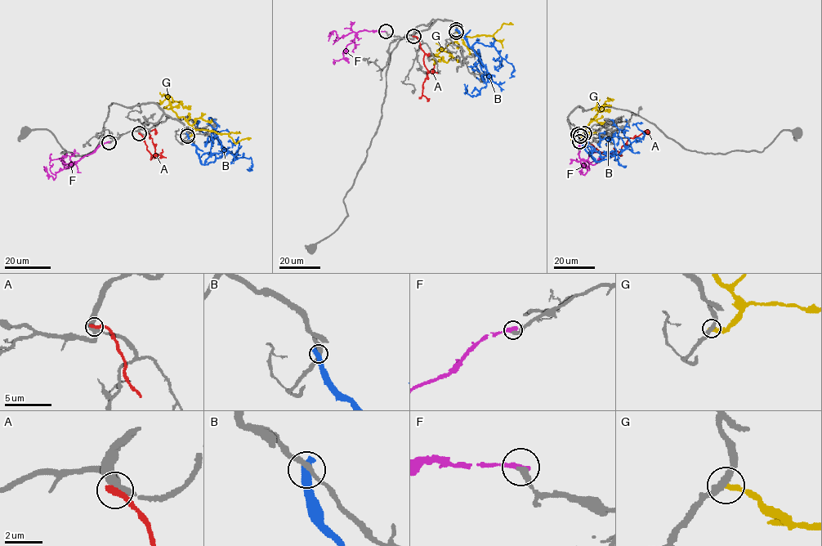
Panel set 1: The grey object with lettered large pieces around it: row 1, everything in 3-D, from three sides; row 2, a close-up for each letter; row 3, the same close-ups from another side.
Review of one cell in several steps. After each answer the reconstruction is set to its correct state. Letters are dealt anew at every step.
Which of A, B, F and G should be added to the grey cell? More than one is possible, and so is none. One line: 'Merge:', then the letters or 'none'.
Merge: F

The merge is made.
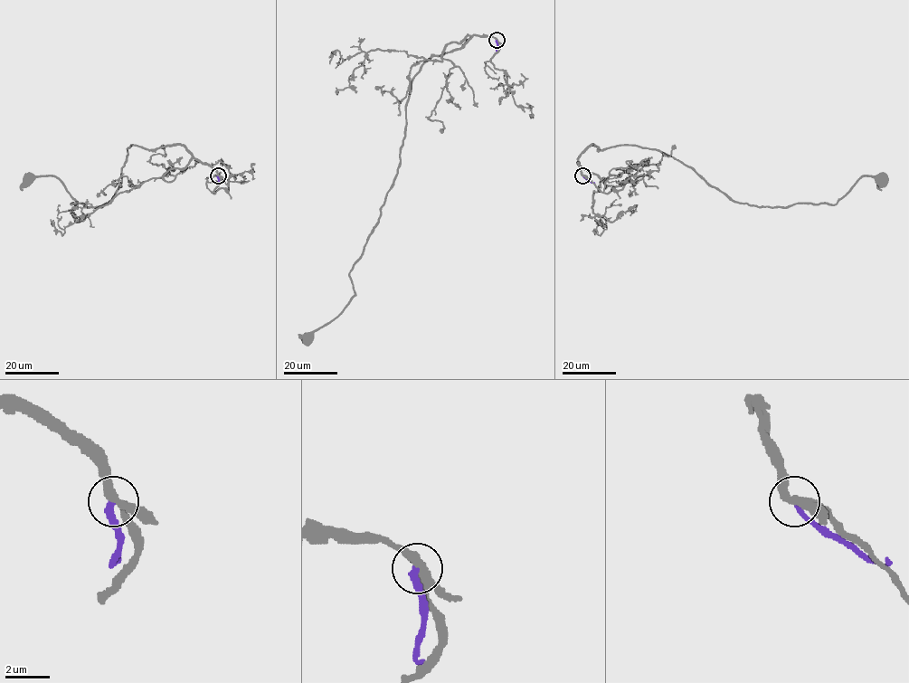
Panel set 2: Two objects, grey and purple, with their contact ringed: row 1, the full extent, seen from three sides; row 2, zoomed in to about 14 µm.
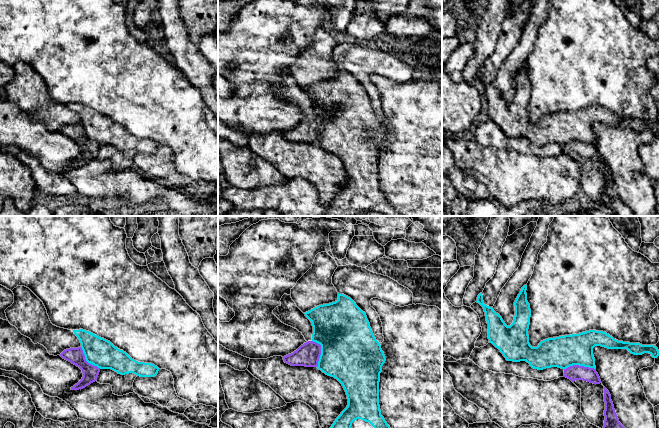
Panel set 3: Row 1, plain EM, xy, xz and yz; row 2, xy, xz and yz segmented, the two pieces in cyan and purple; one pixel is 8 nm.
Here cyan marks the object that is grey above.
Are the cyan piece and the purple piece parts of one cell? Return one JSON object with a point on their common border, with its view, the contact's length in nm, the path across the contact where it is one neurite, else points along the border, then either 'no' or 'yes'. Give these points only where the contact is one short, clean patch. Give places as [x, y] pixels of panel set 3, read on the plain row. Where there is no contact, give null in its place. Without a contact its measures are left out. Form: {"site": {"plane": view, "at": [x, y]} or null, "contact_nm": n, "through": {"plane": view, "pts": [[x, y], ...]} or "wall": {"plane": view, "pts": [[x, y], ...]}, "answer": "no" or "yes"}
{"site": {"plane": "yz", "at": [579, 141]}, "contact_nm": 260, "wall": {"plane": "yz", "pts": [[595, 144], [570, 141], [564, 145]]}, "answer": "no"}

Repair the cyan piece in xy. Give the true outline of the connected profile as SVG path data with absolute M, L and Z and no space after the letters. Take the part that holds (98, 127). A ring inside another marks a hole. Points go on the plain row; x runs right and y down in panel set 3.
M79 105L73 108L80 116L86 137L100 145L111 145L121 151L133 149L140 153L154 153L159 147L154 140L132 135L110 117L89 107Z

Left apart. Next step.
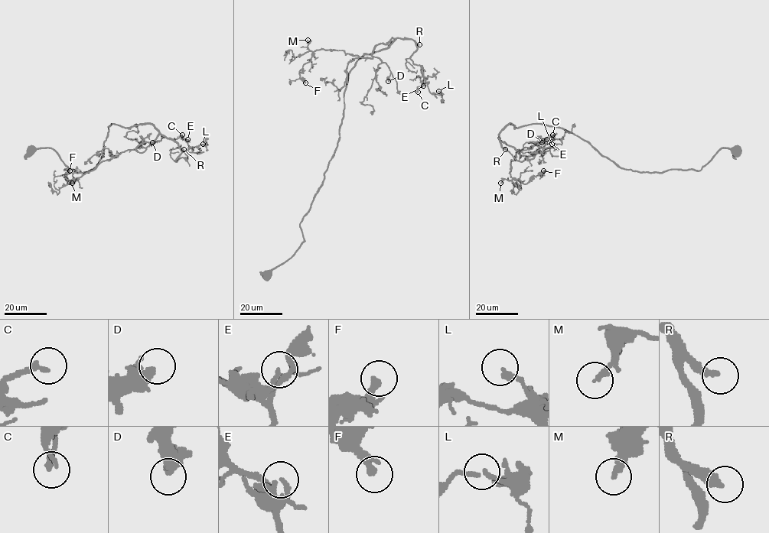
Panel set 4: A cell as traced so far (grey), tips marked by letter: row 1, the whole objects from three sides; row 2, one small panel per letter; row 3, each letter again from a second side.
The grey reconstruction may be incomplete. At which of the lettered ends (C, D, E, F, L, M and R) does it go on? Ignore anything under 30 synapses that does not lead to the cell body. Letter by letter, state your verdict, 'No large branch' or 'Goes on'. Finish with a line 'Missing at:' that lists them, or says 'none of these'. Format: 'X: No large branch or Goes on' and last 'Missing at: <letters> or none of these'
C: Goes on
D: No large branch
E: No large branch
F: No large branch
L: No large branch
M: No large branch
R: Goes on
Missing at: C, R

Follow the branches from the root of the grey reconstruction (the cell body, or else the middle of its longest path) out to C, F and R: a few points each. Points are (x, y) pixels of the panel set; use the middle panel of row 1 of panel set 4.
C: (266, 275), (304, 241), (300, 222), (337, 147), (356, 63), (412, 39), (411, 58), (425, 79), (418, 92)
F: (266, 275), (304, 241), (349, 71), (394, 38), (372, 58), (317, 50), (299, 70), (305, 82)
R: (266, 275), (304, 241), (300, 222), (337, 147), (349, 71), (363, 55), (385, 49), (397, 37), (419, 44)

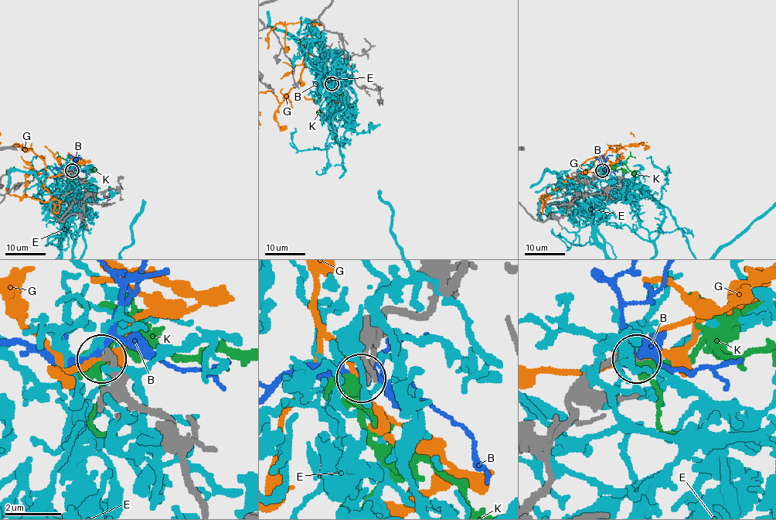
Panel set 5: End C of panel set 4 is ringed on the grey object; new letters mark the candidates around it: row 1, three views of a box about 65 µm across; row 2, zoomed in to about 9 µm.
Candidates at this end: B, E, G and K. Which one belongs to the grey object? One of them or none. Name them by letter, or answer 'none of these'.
K

